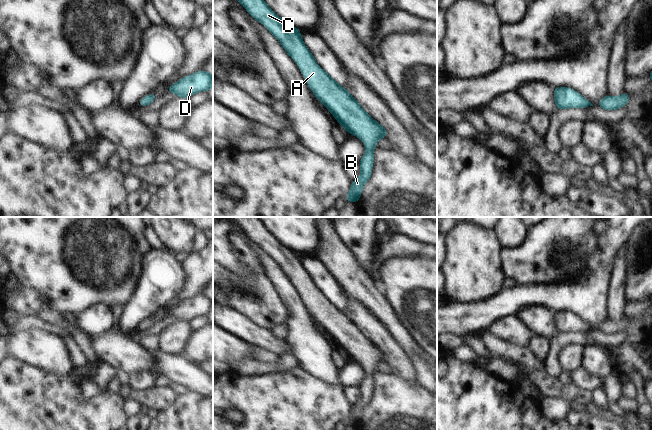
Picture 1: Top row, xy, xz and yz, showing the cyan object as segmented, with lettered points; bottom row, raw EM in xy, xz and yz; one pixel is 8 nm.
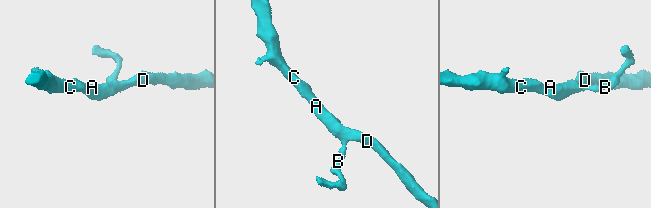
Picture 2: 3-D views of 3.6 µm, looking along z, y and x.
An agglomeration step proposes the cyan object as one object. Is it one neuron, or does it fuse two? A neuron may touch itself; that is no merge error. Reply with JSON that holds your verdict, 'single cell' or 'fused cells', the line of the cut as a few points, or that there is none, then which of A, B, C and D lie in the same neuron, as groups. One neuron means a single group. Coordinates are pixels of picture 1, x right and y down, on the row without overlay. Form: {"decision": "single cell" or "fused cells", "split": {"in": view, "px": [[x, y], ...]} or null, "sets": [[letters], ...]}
{"decision": "single cell", "split": null, "sets": [["A", "B", "C", "D"]]}

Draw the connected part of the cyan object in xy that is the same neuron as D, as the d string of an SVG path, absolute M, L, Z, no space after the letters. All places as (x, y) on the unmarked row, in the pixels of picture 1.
M204 294L182 302L174 309L168 311L169 317L175 317L178 321L189 322L199 315L208 316L213 310L213 299Z

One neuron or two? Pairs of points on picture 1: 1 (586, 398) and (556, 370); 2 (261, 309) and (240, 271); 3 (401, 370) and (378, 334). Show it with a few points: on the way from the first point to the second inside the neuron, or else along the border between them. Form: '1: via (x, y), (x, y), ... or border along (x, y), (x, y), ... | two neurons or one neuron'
1: border along (545, 369), (551, 375), (558, 378) | two neurons
2: via (260, 300), (259, 296), (244, 280) | one neuron
3: via (400, 361), (387, 343) | one neuron

